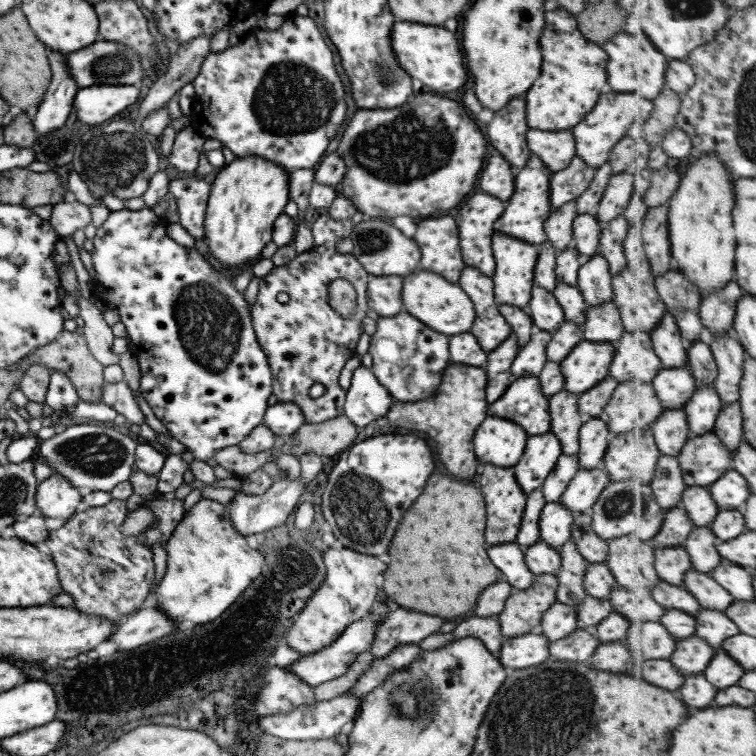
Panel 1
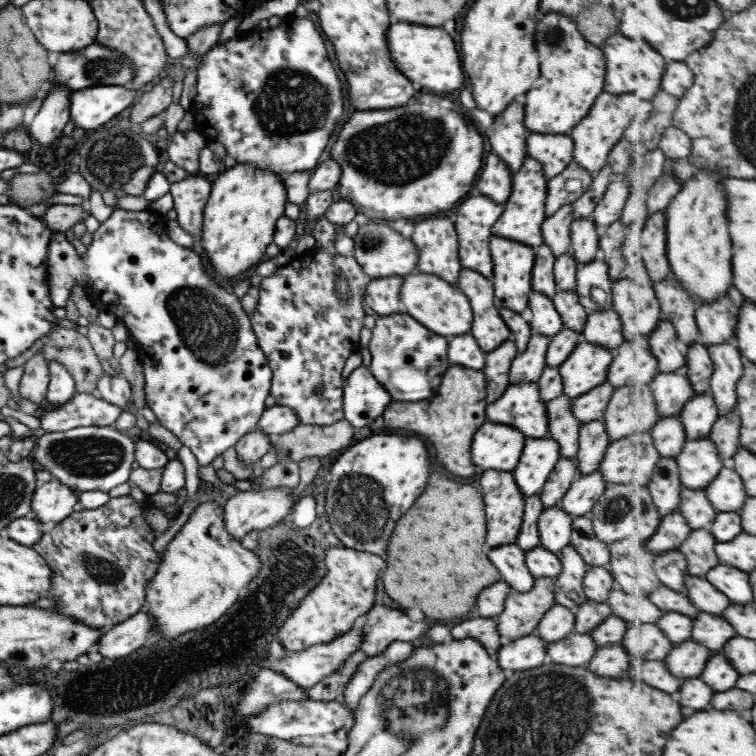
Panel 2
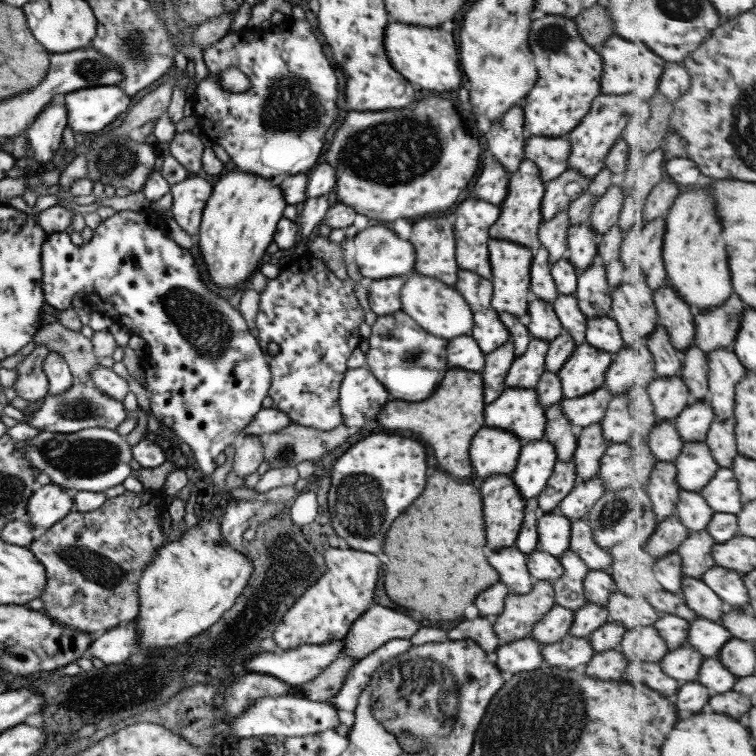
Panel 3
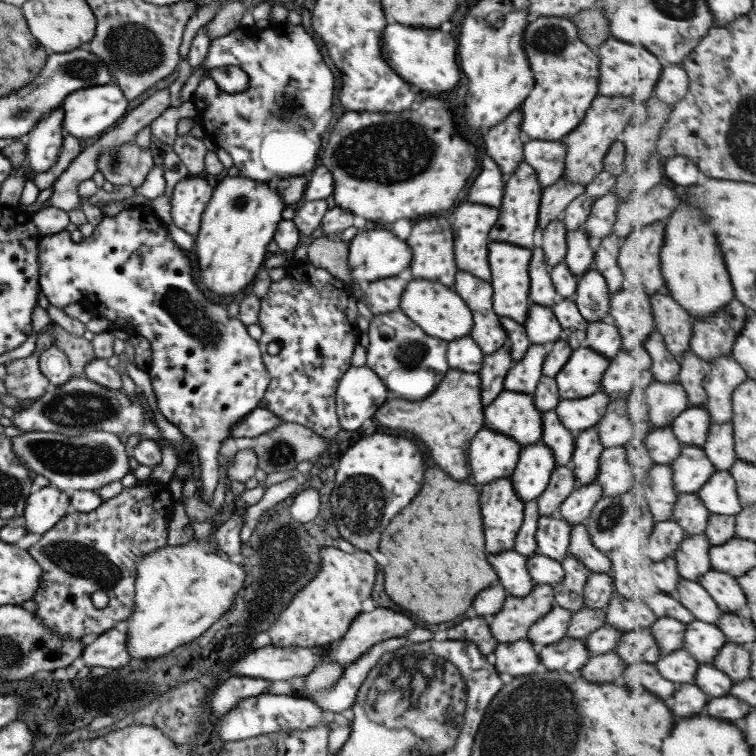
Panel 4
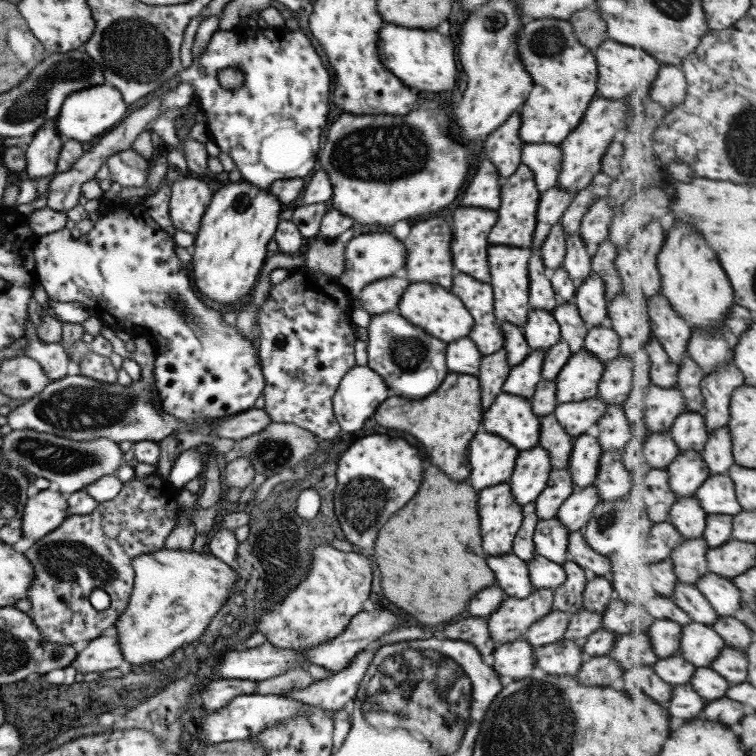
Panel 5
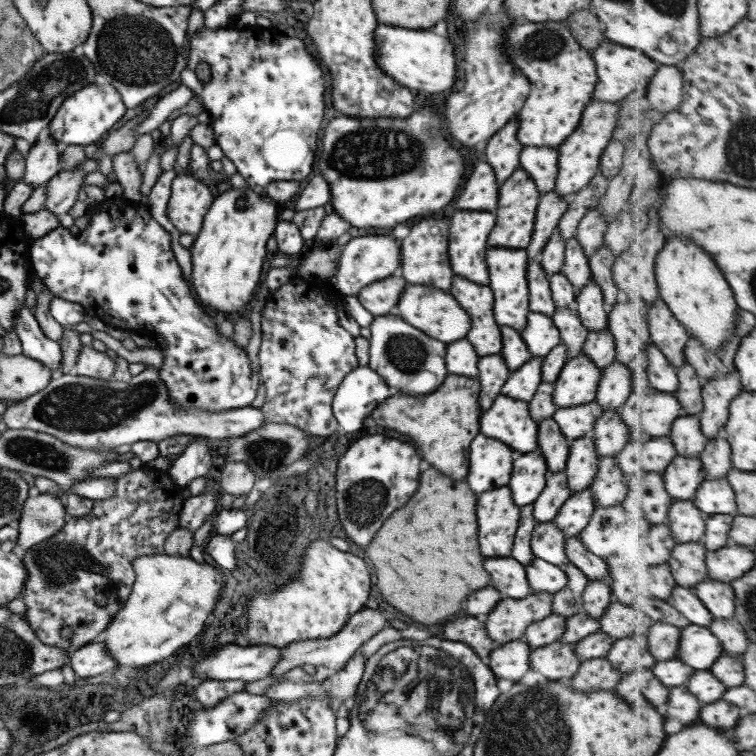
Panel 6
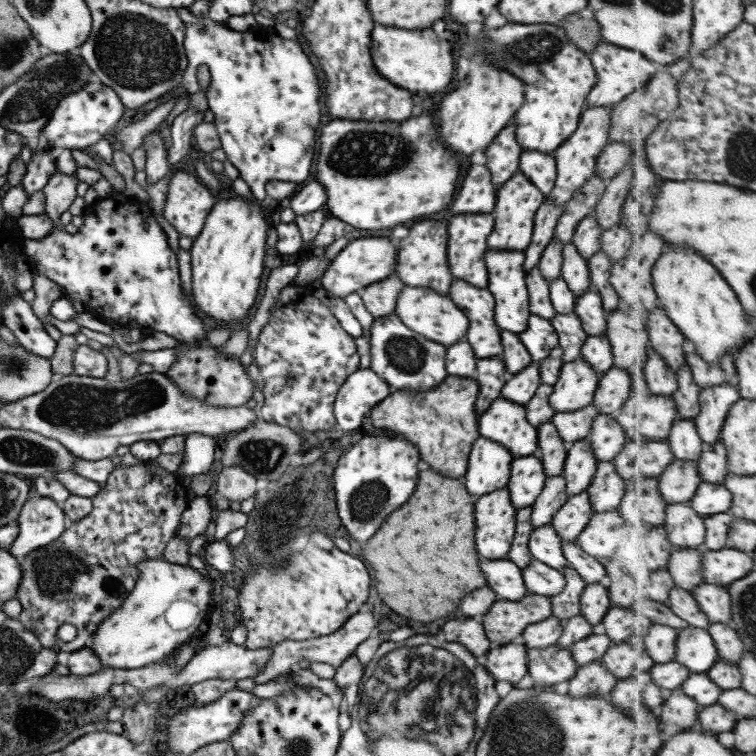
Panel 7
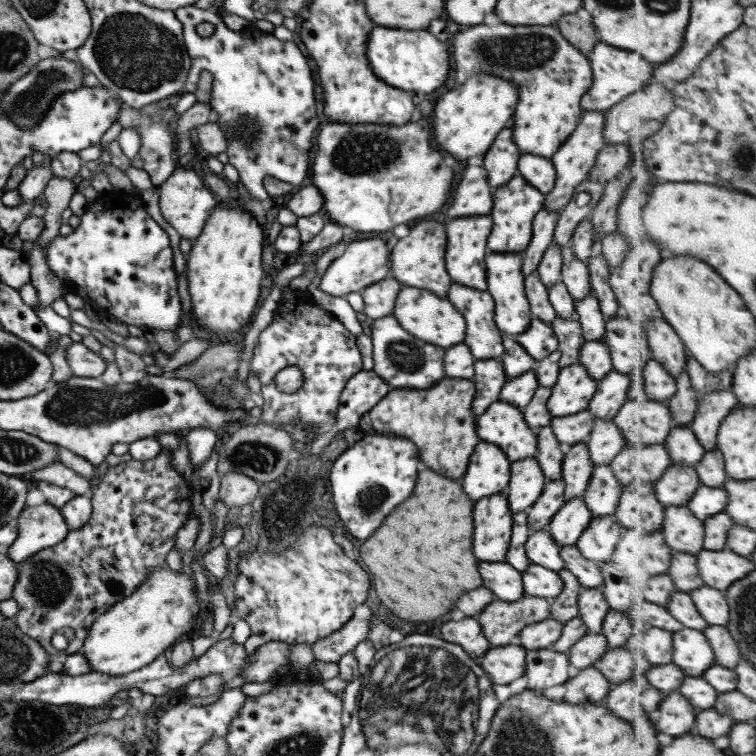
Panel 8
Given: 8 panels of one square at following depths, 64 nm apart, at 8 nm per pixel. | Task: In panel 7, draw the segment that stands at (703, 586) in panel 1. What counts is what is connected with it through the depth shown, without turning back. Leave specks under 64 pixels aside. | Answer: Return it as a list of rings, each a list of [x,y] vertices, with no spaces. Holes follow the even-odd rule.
[[[675,587],[670,592],[669,605],[675,614],[683,617],[691,626],[708,629],[711,626],[711,619],[703,612],[699,602],[695,600],[692,591],[681,587]]]

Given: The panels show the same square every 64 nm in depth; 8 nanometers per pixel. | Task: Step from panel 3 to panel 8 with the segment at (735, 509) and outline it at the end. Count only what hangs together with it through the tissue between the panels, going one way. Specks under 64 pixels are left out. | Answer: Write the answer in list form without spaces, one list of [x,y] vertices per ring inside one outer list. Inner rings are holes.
[[[701,485],[696,491],[696,496],[686,505],[697,518],[706,521],[714,514],[722,513],[729,504],[729,494],[721,488],[711,488],[707,485]]]

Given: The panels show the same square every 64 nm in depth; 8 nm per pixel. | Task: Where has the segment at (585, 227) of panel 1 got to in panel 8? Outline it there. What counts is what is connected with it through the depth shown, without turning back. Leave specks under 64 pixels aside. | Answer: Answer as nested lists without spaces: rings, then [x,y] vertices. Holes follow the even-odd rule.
[[[565,246],[560,250],[562,256],[560,281],[566,286],[567,292],[576,302],[589,294],[590,282],[588,281],[586,262],[575,258],[573,251],[569,246]]]

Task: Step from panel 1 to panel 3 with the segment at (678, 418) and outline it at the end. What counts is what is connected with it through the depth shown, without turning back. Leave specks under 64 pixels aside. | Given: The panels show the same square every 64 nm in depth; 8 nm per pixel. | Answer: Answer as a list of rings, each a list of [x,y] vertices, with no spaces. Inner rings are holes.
[[[674,420],[650,423],[647,435],[650,441],[649,446],[659,461],[673,463],[680,456],[685,442]]]

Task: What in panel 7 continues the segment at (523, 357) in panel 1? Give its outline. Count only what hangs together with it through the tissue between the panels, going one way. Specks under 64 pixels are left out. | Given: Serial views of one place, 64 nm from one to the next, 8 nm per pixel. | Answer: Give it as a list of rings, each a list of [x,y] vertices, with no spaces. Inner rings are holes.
[[[537,362],[525,365],[501,387],[500,397],[524,405],[539,386],[540,376]]]

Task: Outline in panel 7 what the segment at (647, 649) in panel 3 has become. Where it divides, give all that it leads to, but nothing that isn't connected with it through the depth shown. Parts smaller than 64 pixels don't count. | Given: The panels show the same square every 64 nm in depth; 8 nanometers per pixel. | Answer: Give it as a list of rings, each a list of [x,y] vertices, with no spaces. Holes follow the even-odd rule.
[[[631,638],[609,645],[599,662],[603,663],[617,680],[627,678],[636,670],[648,670],[655,663],[650,658],[645,643],[635,643]]]

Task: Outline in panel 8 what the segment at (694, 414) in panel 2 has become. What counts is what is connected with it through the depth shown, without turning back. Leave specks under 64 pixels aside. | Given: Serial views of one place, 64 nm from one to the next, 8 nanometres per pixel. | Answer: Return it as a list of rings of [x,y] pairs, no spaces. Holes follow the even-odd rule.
[[[689,425],[673,426],[665,445],[675,466],[696,467],[706,453],[706,448]]]

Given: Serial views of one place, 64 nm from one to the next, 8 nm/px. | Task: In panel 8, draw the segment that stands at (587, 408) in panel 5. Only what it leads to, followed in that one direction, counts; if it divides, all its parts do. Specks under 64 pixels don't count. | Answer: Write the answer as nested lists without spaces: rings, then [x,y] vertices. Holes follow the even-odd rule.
[[[585,408],[583,411],[567,416],[551,417],[549,425],[556,441],[564,449],[585,442],[592,430],[594,416]]]

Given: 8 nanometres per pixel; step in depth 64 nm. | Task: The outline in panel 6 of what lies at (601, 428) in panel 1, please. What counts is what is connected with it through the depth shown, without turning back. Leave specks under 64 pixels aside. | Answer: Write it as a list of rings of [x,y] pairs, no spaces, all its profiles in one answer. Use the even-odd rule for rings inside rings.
[[[579,436],[568,442],[563,470],[571,493],[585,490],[593,482],[598,466],[598,452],[592,438]]]

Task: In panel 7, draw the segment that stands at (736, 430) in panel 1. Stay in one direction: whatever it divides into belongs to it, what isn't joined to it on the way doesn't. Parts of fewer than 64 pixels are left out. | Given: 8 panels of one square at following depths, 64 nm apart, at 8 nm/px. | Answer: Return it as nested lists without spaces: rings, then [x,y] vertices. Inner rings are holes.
[[[721,440],[713,444],[704,443],[702,457],[697,461],[704,481],[724,484],[730,474],[728,454],[727,445]]]

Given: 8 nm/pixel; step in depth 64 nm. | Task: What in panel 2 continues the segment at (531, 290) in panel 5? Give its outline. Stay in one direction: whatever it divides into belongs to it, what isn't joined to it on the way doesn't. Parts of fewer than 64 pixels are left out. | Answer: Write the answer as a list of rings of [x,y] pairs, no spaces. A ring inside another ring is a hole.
[[[541,243],[534,251],[534,262],[530,273],[530,285],[533,291],[551,298],[556,291],[552,267],[554,256],[545,243]]]

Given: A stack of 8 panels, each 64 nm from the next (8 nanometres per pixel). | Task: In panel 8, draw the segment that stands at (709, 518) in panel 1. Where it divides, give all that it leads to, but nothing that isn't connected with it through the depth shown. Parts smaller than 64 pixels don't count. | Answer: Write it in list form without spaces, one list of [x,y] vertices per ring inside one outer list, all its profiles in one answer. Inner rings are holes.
[[[686,505],[666,507],[662,532],[674,552],[698,555],[704,548],[706,528],[704,520],[697,518]]]

